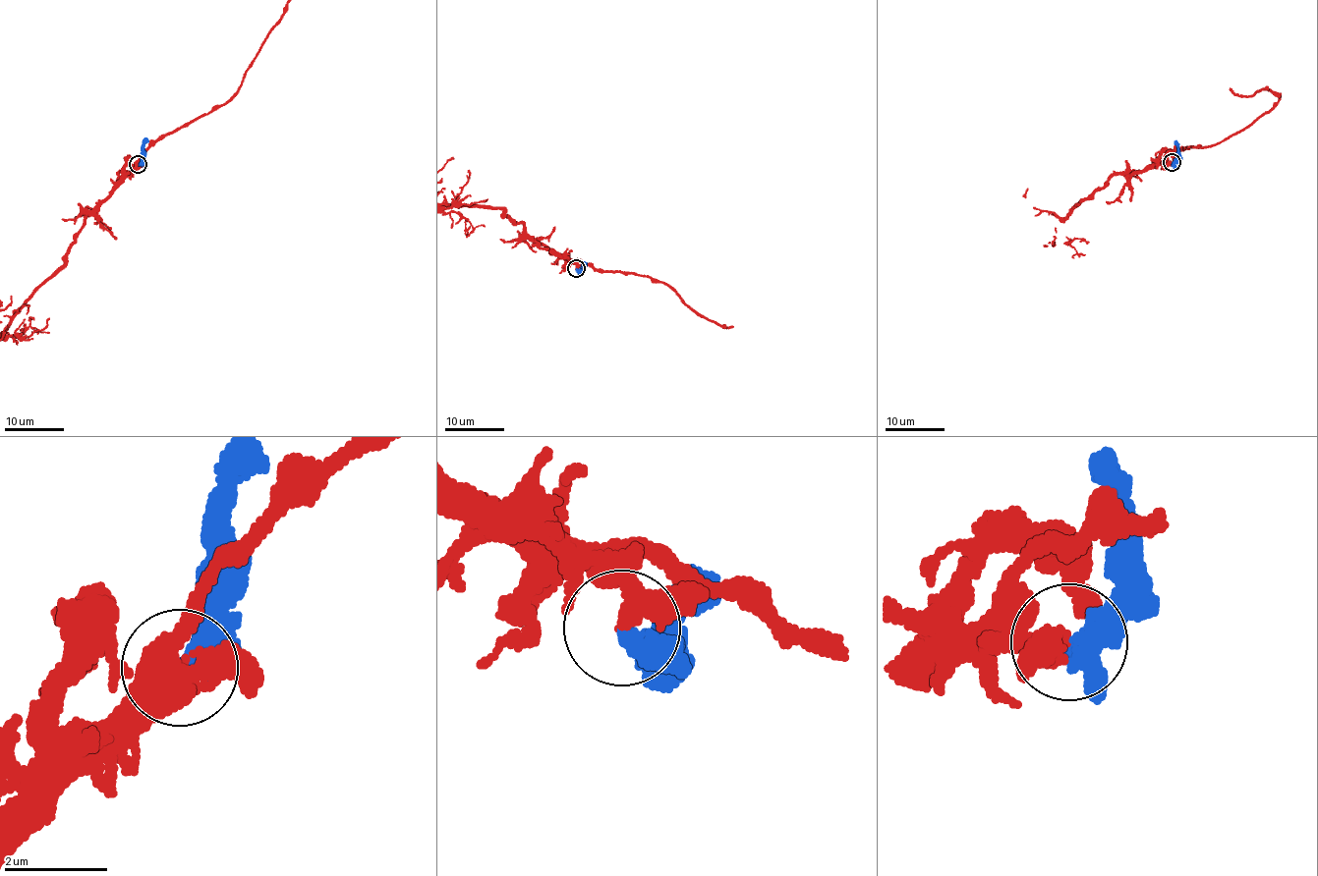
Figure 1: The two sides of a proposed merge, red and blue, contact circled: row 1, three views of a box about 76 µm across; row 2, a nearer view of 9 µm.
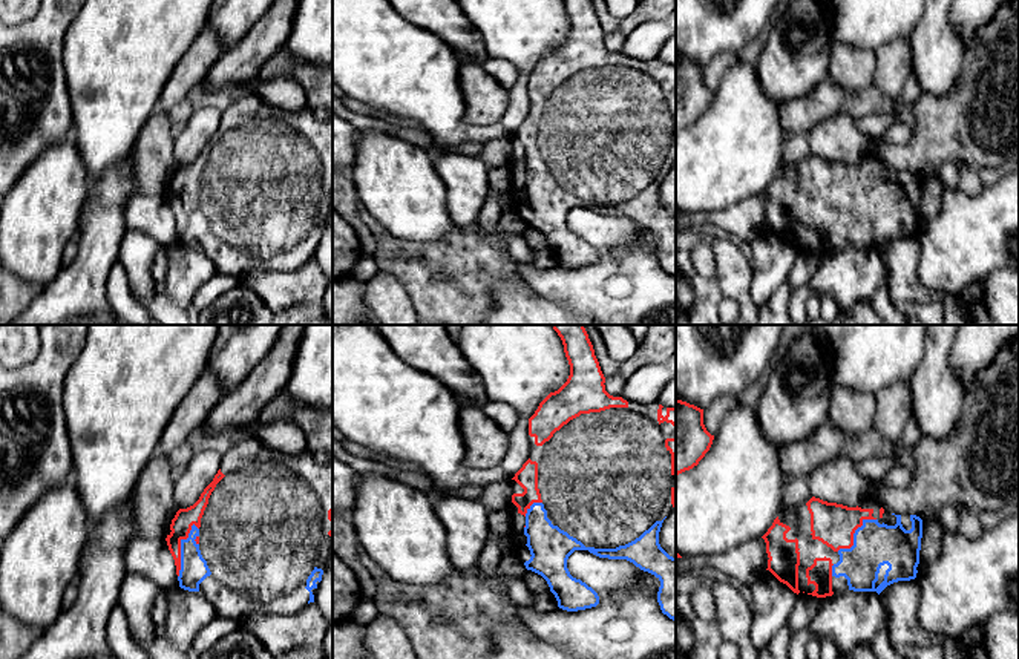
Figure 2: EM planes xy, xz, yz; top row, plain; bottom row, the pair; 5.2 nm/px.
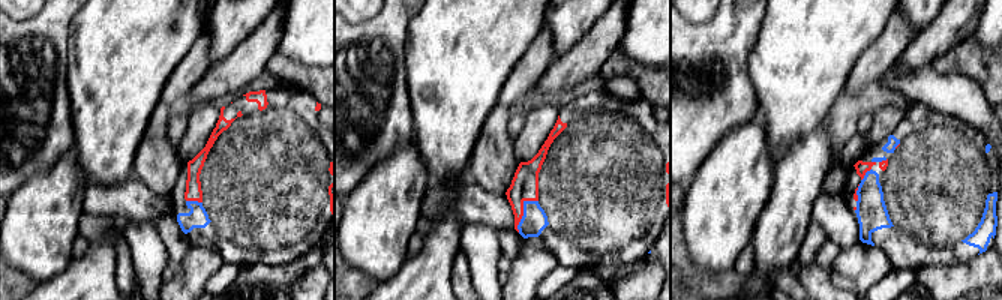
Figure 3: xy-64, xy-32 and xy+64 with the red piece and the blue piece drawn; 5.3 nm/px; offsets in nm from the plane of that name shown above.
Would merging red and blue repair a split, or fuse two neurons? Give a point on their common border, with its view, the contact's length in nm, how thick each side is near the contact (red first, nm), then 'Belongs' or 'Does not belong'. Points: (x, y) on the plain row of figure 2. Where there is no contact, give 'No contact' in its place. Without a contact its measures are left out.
Touches red at xy (180, 206). Shared border 300 nm. Thickness 110 nm (red) against 140 nm. Belongs

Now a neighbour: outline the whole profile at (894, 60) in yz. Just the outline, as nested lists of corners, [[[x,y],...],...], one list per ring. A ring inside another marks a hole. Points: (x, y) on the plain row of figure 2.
[[[907,38],[893,40],[876,51],[873,84],[892,101],[896,101],[912,69],[910,41]]]

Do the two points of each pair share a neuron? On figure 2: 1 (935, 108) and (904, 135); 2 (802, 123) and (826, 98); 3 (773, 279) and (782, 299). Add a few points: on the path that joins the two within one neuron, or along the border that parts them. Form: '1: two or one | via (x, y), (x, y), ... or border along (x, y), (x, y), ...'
1: two | border along (915, 132), (903, 144), (889, 144), (878, 138)
2: one | via (808, 117), (820, 104)
3: two | border along (785, 279), (759, 308)

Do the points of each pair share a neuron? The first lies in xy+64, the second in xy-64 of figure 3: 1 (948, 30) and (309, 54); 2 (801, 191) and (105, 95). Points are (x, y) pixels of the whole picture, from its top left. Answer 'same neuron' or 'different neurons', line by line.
1: different neurons
2: different neurons

